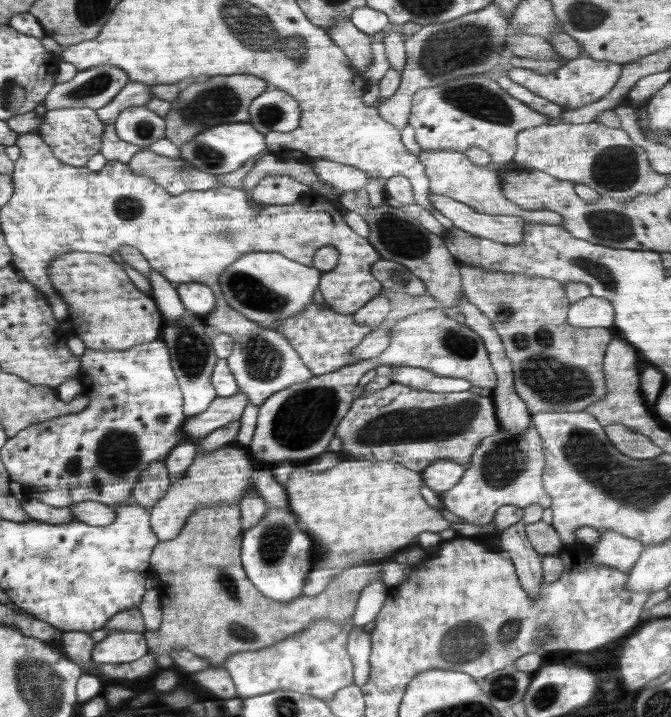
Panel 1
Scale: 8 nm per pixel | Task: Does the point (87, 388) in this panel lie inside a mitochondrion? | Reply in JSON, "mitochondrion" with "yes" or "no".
{"mitochondrion":"no"}

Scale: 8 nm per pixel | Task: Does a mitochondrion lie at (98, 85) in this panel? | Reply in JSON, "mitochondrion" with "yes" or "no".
{"mitochondrion":"yes"}

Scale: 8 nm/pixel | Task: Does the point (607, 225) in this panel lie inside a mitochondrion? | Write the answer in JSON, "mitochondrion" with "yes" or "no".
{"mitochondrion":"yes"}

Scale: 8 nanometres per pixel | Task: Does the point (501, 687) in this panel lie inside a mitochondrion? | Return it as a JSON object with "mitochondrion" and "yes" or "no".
{"mitochondrion":"yes"}

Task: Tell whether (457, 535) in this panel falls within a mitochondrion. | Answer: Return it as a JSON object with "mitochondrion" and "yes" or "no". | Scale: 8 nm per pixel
{"mitochondrion":"no"}

